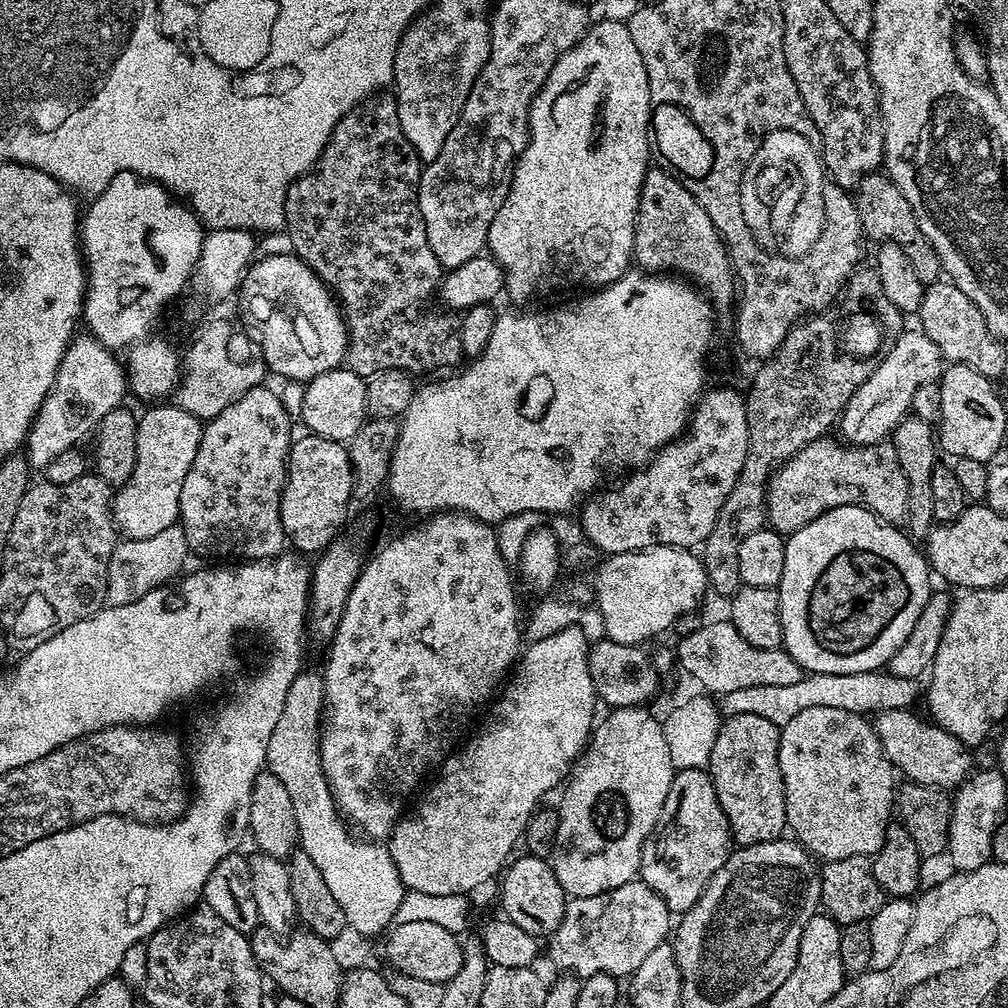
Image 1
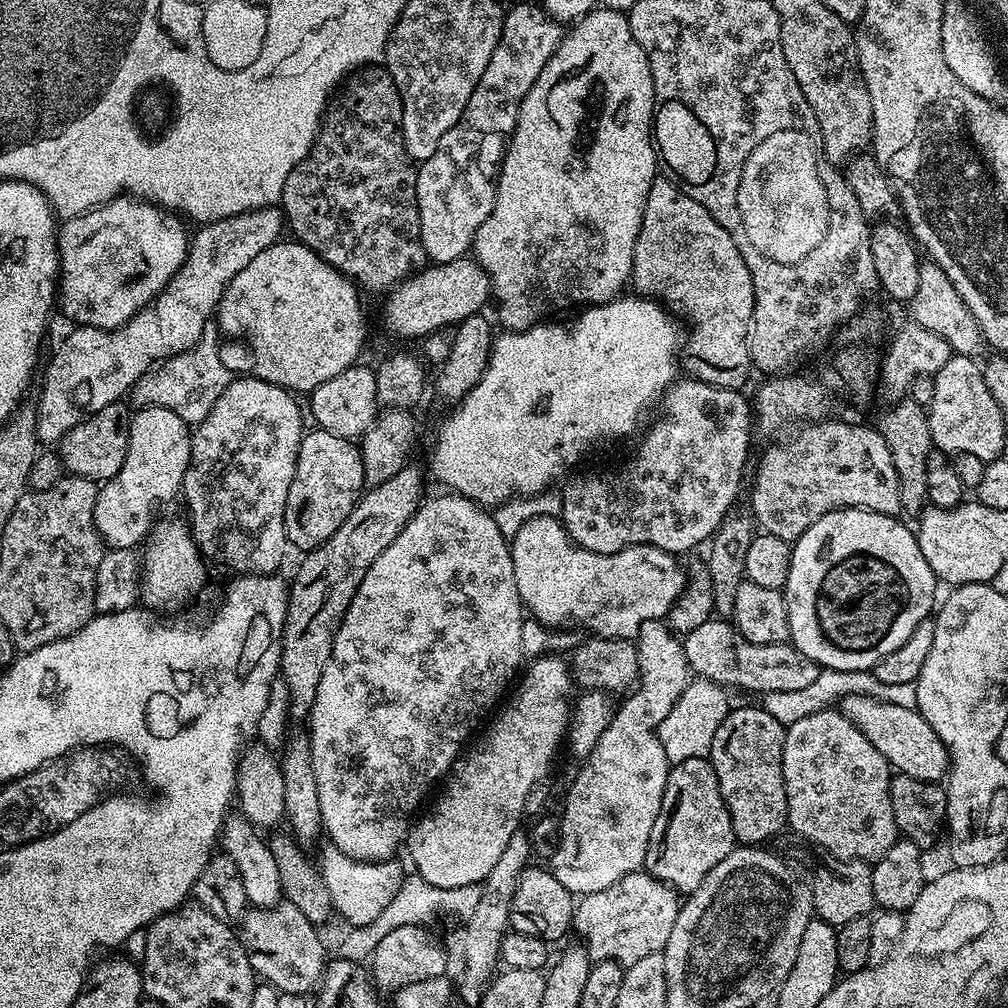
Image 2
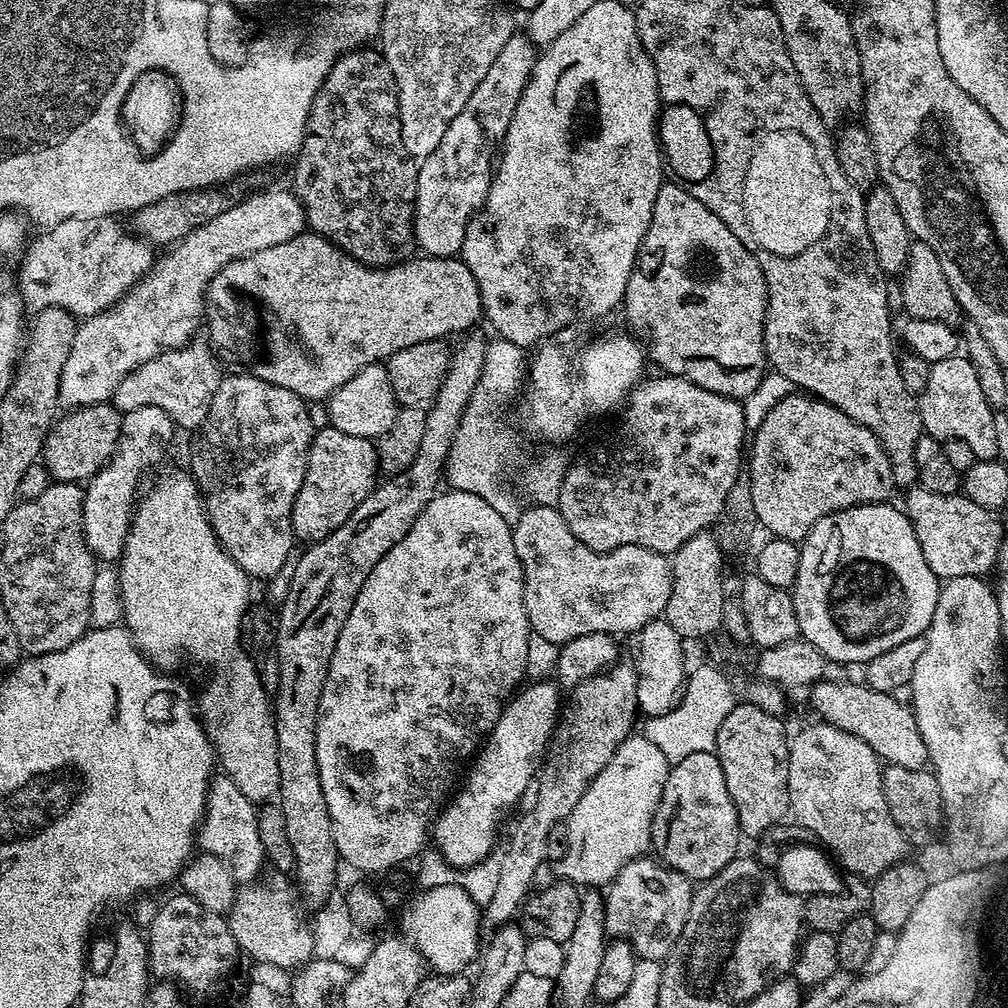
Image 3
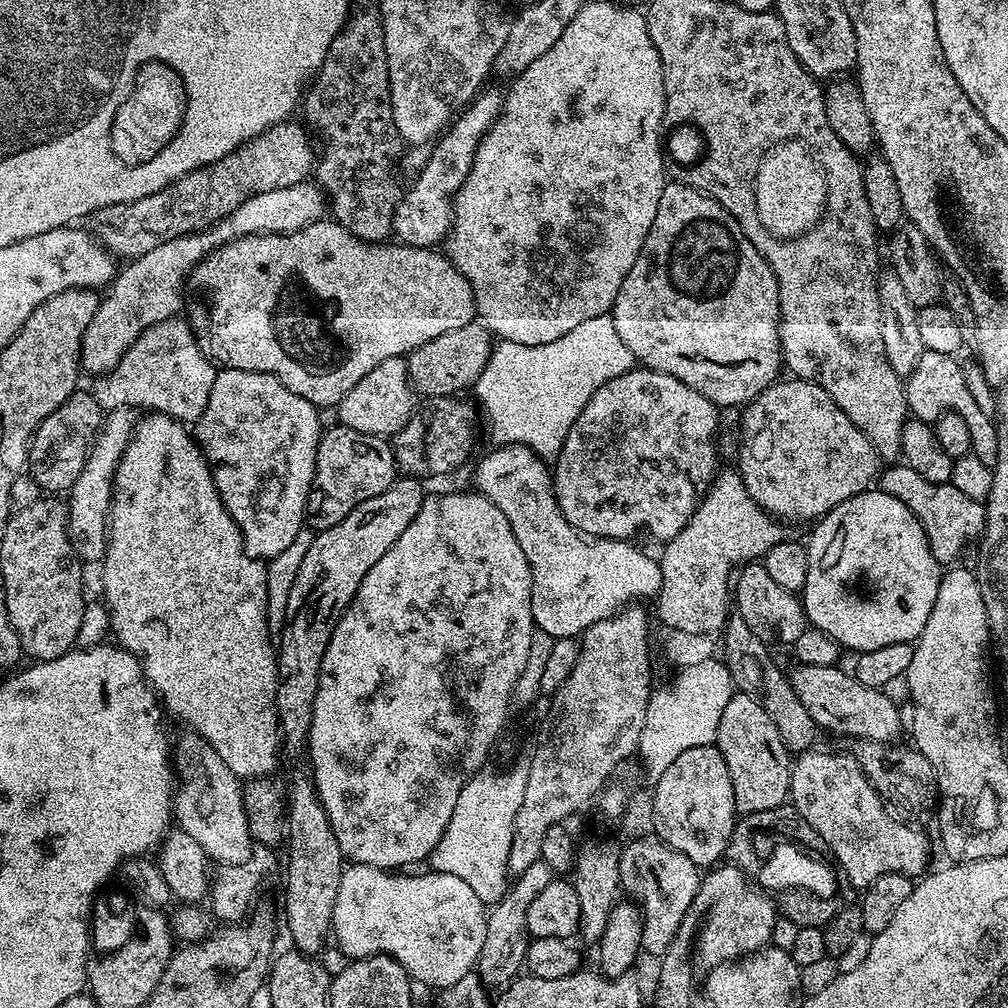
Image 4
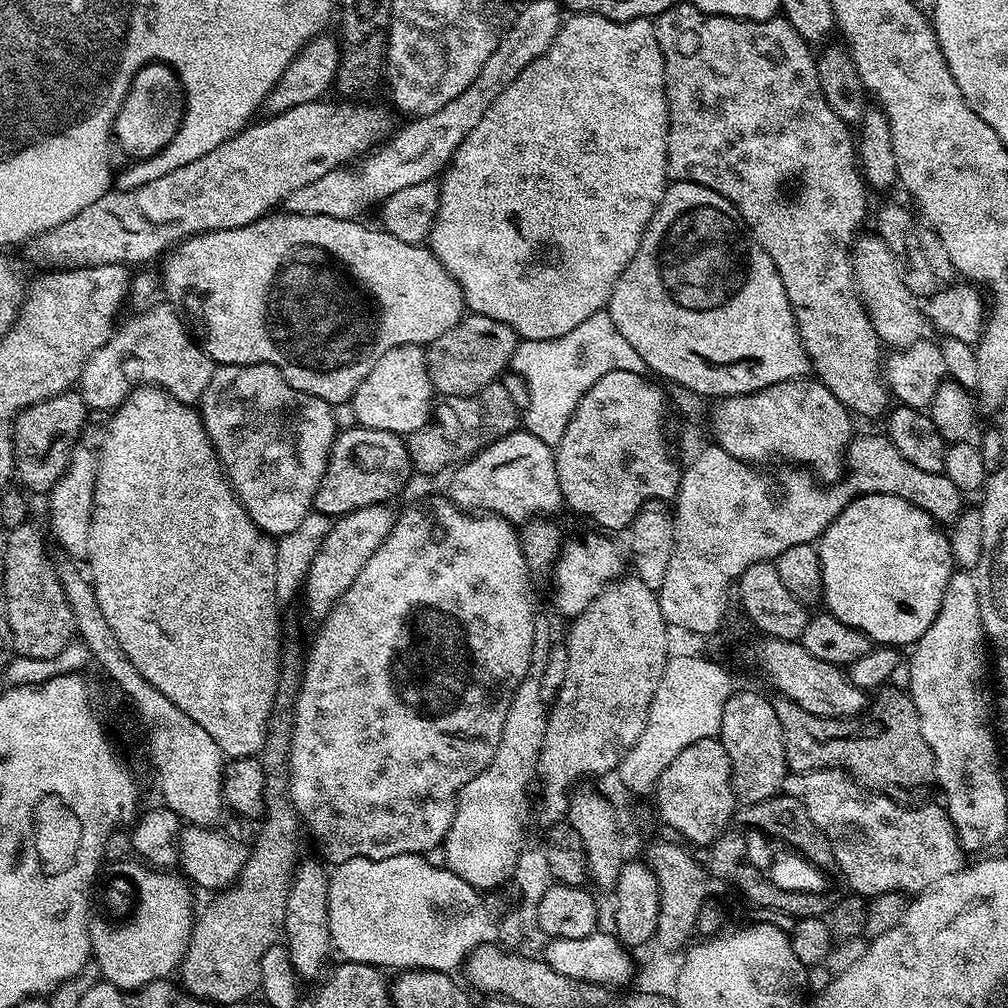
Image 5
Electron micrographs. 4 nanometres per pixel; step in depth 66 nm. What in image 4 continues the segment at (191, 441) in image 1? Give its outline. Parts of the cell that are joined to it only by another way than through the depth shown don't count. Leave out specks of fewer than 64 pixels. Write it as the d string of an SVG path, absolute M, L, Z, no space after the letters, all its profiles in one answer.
M113 408L107 413L102 431L86 458L86 466L82 468L82 474L78 474L78 482L74 482L66 500L68 536L77 549L92 548L96 558L103 557L104 551L108 549L112 481L116 479L116 467L120 461L120 455L126 450L128 439L132 436L133 427L134 416L129 409Z

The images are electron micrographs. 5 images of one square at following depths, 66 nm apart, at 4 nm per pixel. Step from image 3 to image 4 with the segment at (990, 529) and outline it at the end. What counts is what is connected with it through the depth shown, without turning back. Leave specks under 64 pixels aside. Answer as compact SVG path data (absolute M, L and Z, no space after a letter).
M896 462L879 473L878 488L879 491L898 498L898 502L902 502L916 515L928 536L934 558L941 566L955 565L959 561L956 559L963 554L964 547L975 536L977 539L983 533L985 505L974 498L966 498L966 494L962 494L962 490L958 490L950 482L929 482L927 478L922 478L922 474L918 474L918 470L909 468L903 462Z

